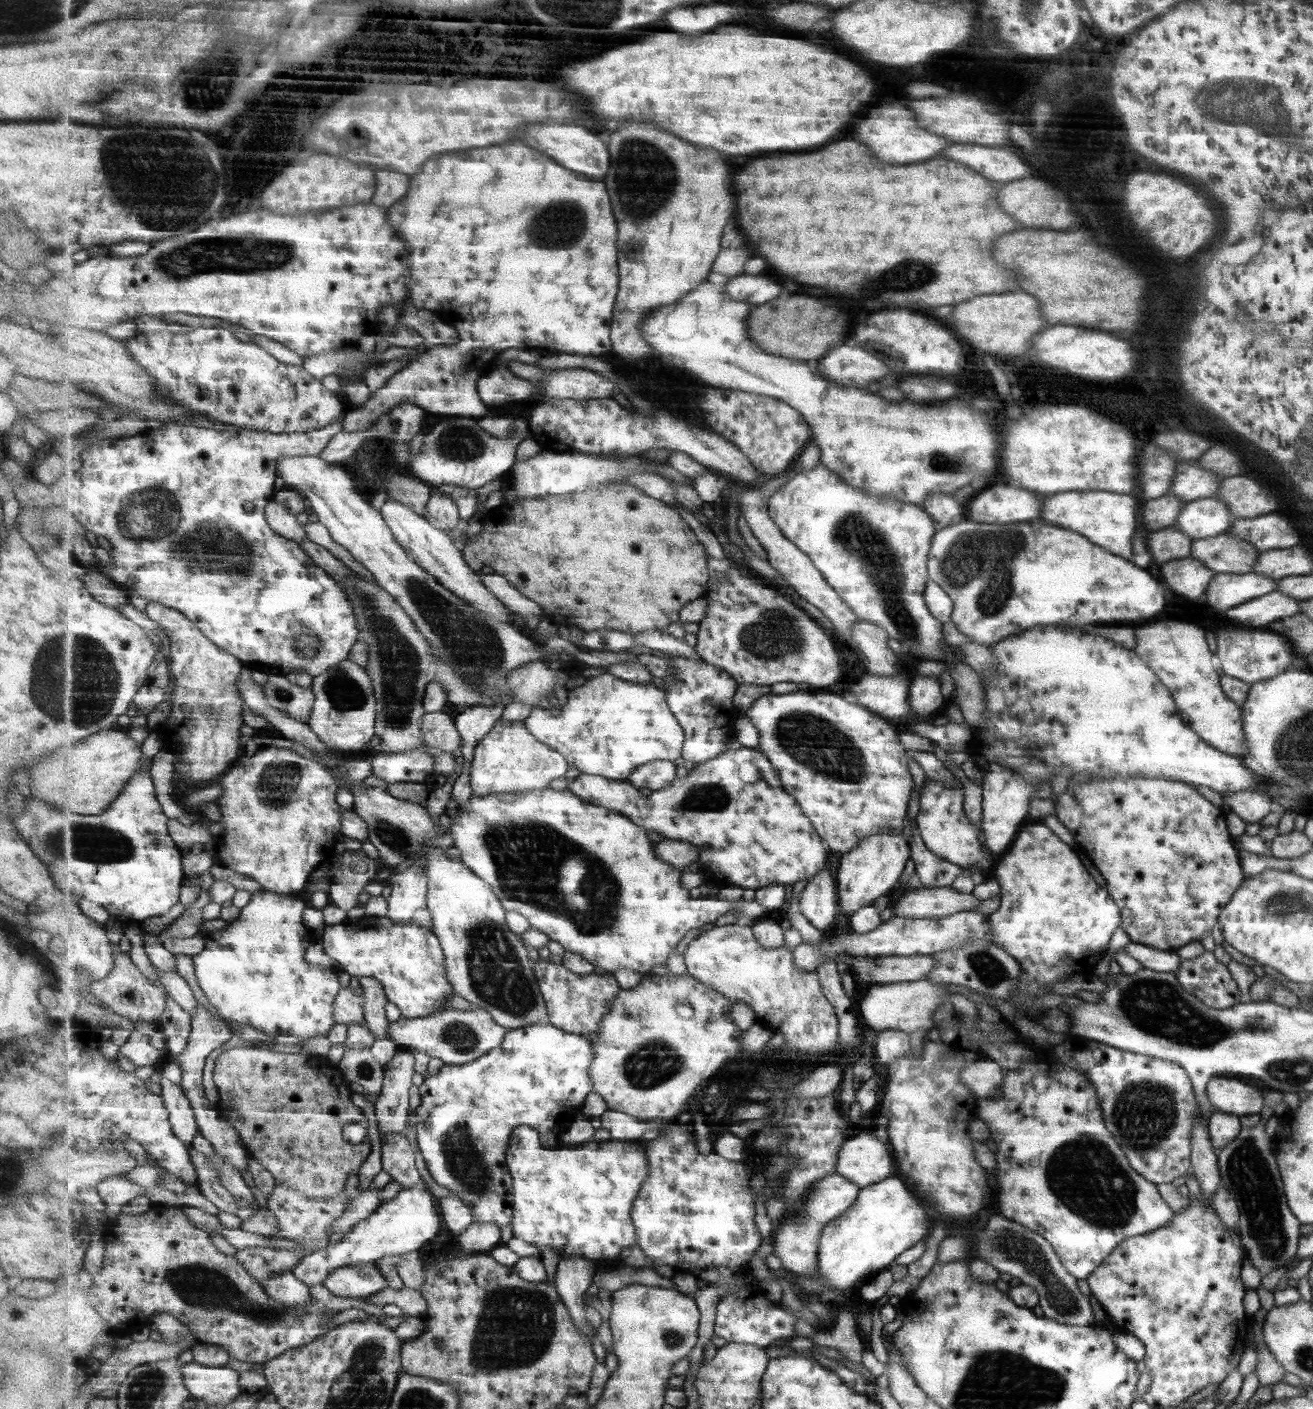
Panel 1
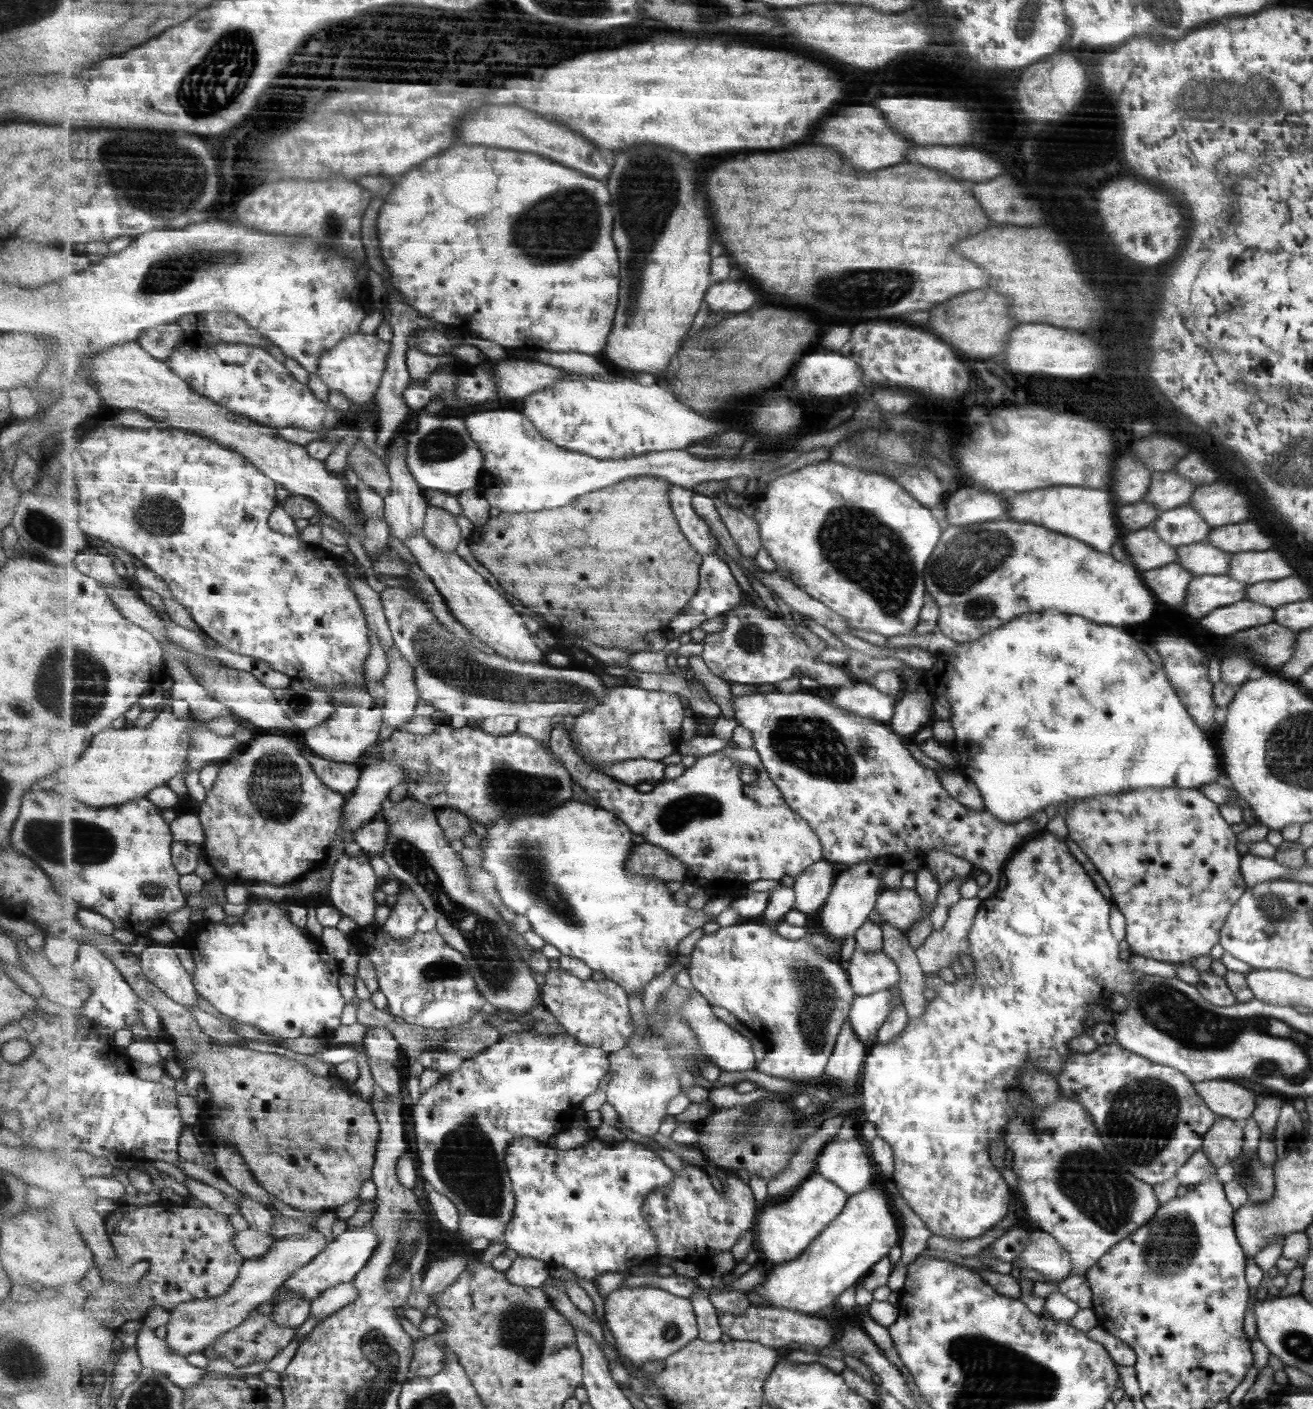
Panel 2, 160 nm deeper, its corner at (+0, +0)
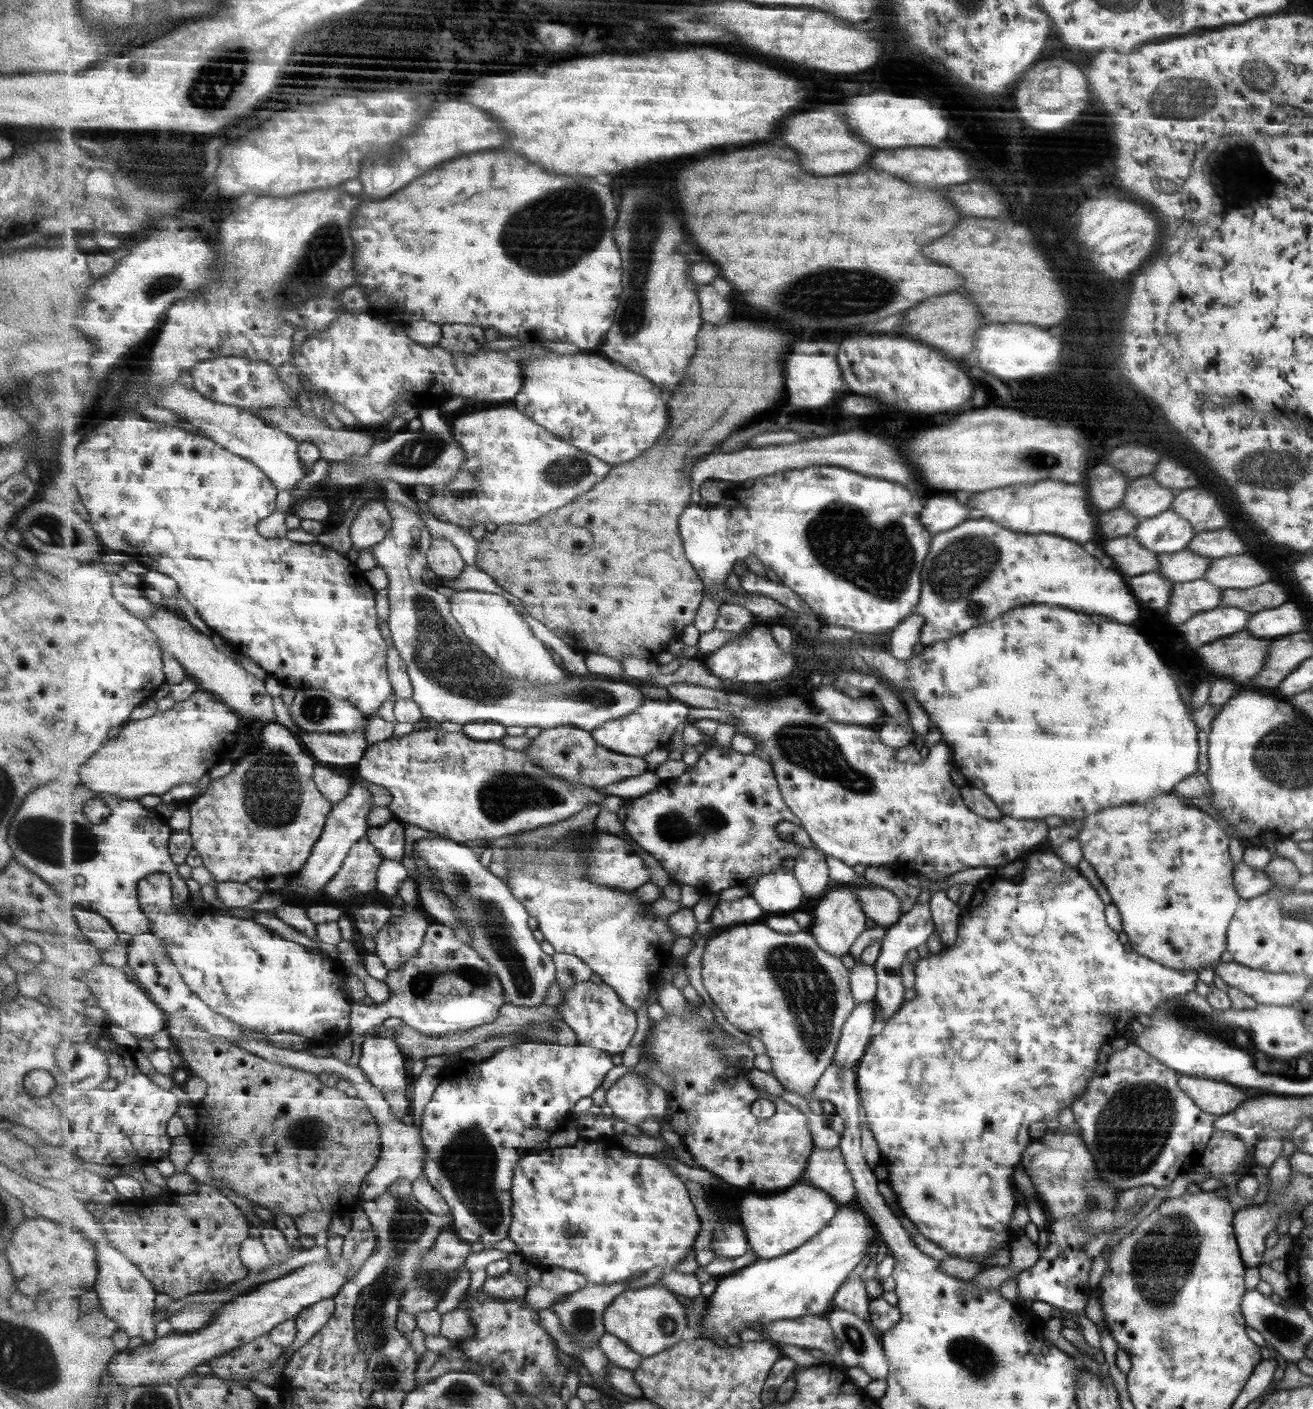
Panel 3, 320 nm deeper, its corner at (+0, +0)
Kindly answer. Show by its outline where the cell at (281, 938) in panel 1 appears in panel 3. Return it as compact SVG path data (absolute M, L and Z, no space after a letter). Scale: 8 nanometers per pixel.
M167 874L146 876L138 886L140 904L150 920L150 932L165 945L169 958L180 968L185 984L215 1012L230 1018L243 1029L269 1036L300 1034L308 1041L322 1045L331 1045L348 1037L354 1003L345 986L349 970L340 958L313 952L307 946L286 940L254 919L229 916L229 910L206 907L200 916L186 918L181 914L182 904L174 900L172 880Z

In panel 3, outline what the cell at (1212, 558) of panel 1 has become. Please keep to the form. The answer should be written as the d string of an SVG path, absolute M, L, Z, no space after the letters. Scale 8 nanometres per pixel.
M1184 549L1171 554L1157 554L1157 562L1158 567L1155 571L1159 572L1161 578L1174 585L1202 578L1210 560Z

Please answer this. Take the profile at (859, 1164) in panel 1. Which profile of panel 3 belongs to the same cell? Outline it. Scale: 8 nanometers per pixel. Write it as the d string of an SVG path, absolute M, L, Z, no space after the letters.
M815 1148L802 1182L828 1192L839 1205L856 1200L855 1181L840 1148Z

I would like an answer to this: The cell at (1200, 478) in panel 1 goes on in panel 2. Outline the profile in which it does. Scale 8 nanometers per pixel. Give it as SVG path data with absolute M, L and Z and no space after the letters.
M1173 470L1151 471L1147 490L1141 500L1160 513L1188 504L1194 488L1193 484Z

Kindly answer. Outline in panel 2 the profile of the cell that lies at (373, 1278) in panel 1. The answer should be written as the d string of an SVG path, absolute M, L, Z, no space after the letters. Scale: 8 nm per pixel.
M354 1280L326 1290L318 1299L312 1302L311 1318L323 1321L336 1312L357 1300L358 1292Z

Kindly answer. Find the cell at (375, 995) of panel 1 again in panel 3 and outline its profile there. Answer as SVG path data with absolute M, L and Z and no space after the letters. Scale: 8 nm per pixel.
M369 1038L363 1044L361 1068L374 1088L383 1093L405 1094L409 1086L409 1074L405 1068L407 1058L395 1040Z

